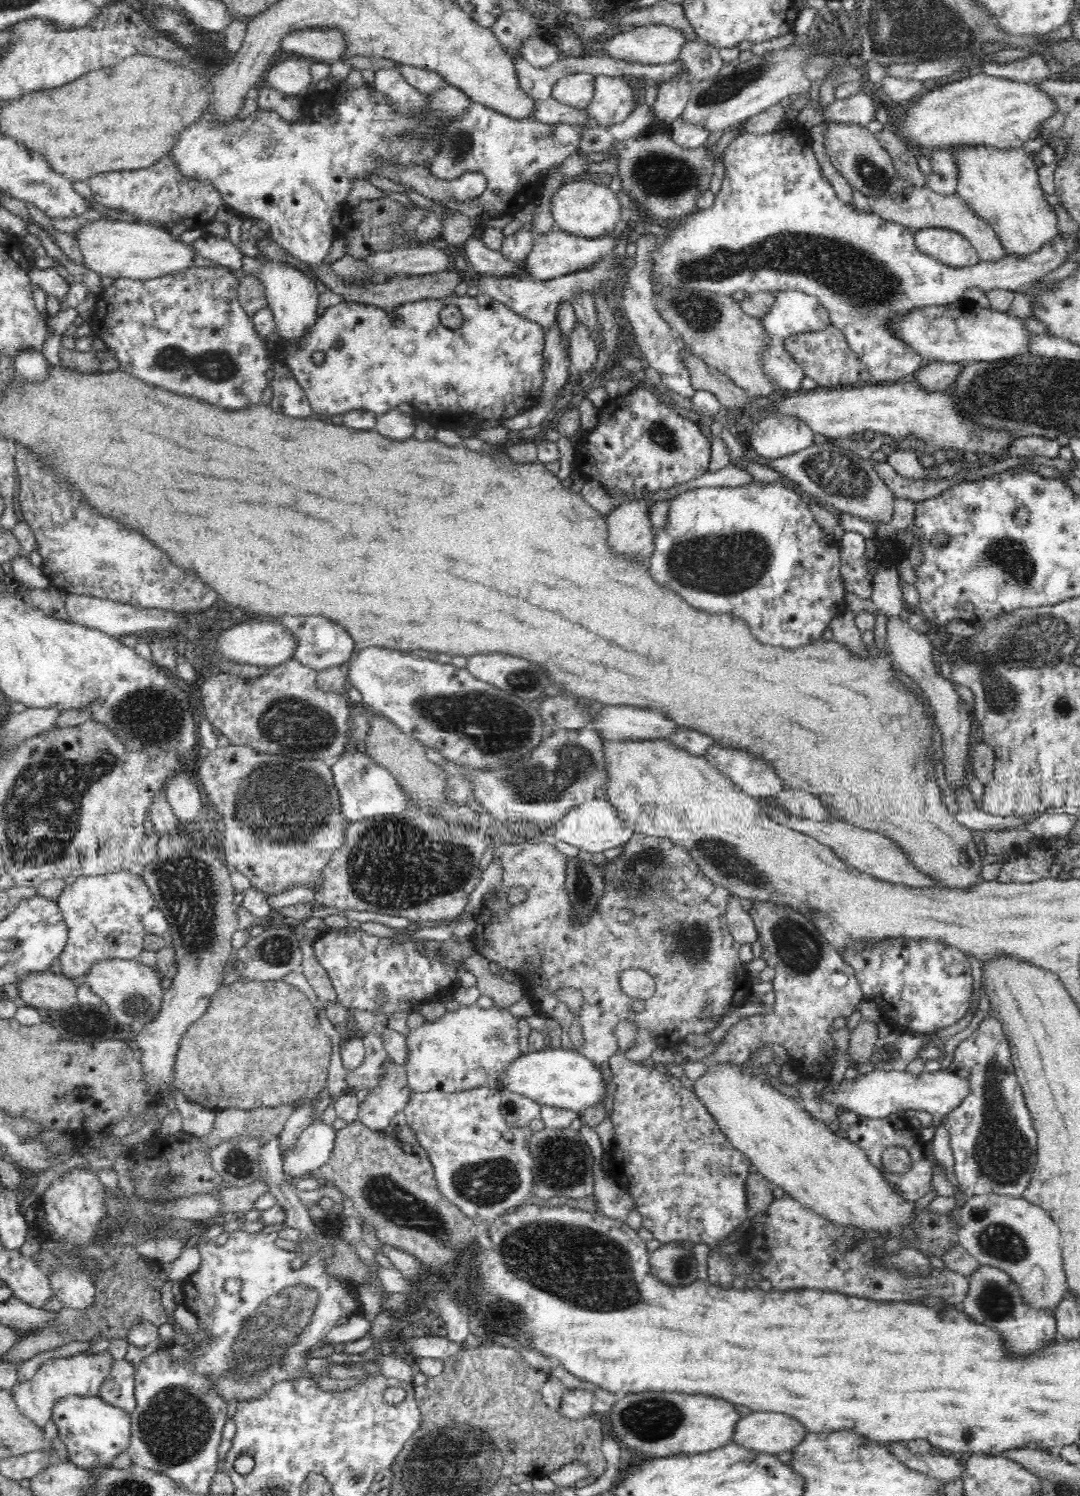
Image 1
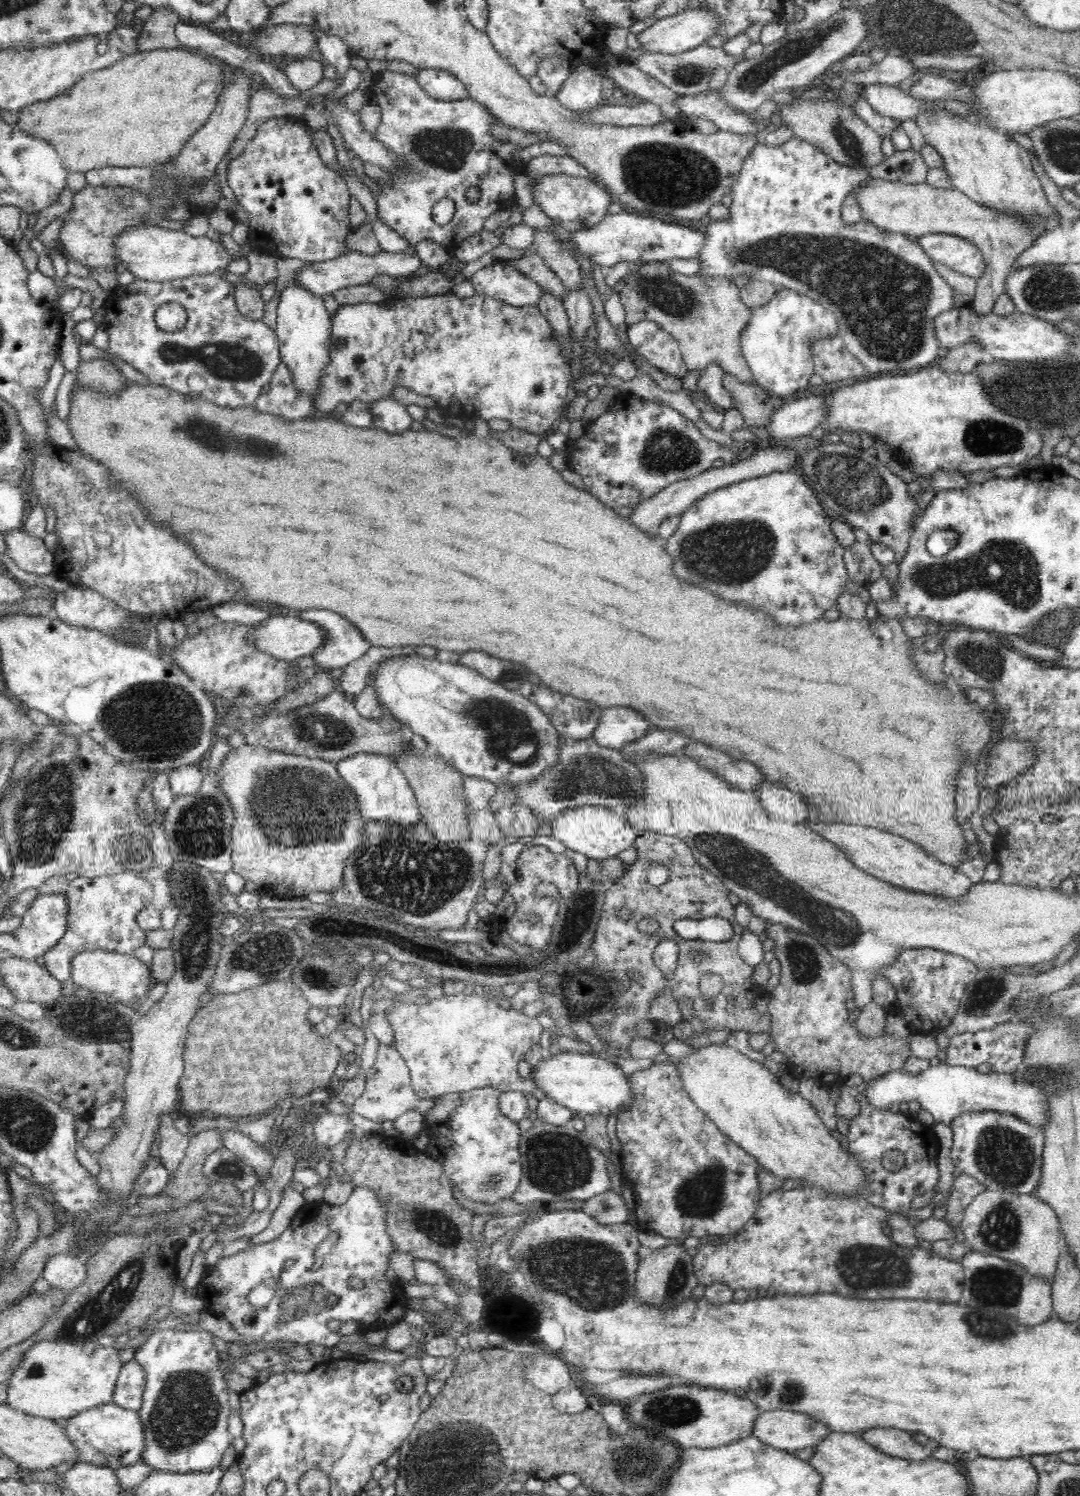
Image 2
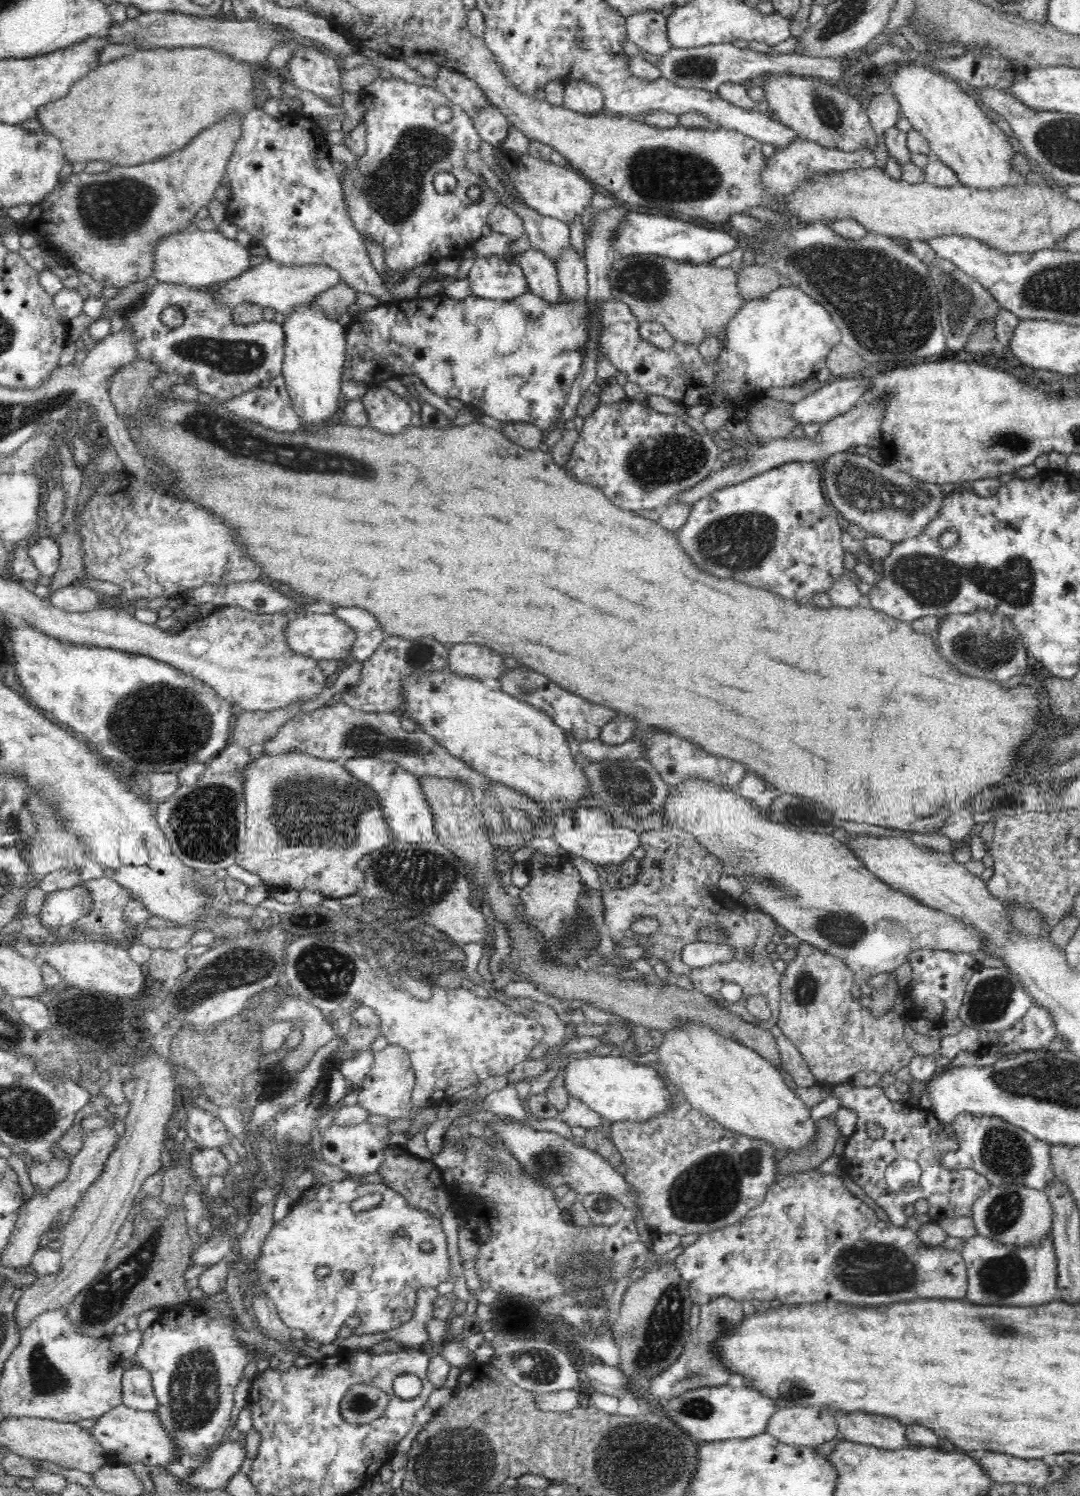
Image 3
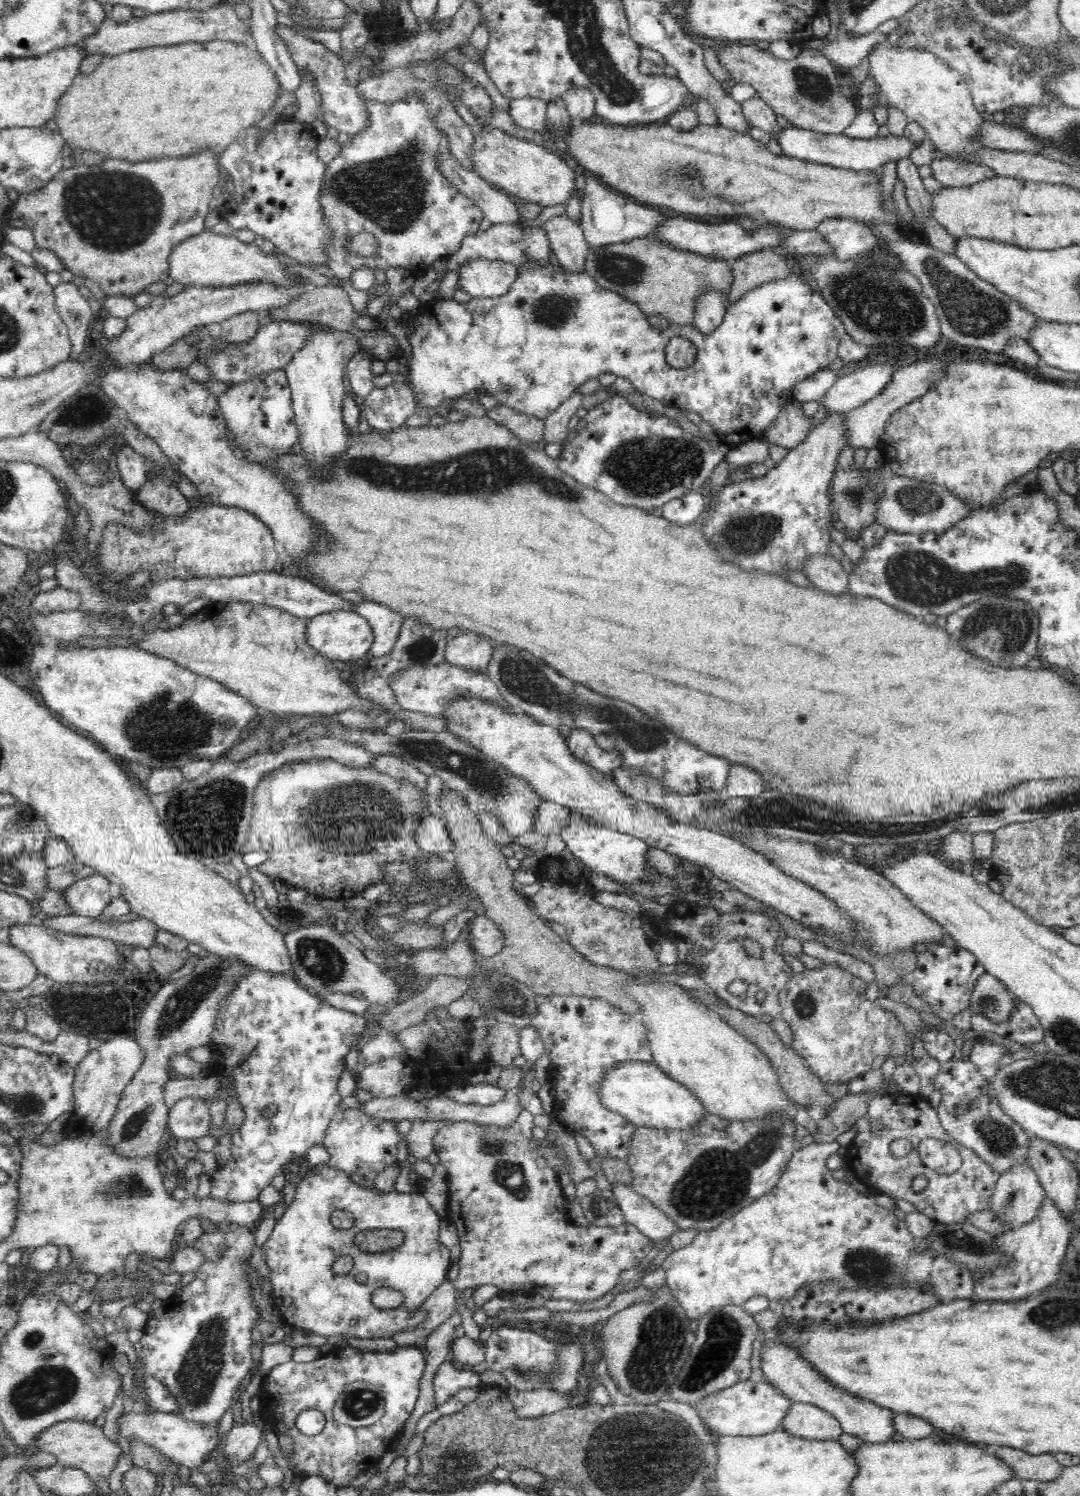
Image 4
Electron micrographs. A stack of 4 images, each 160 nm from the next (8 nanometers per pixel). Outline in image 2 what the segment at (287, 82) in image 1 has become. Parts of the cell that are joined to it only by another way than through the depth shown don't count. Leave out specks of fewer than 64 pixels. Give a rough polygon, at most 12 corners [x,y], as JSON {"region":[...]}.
{"region":[[318,55],[289,62],[284,73],[294,87],[318,86],[324,61]]}

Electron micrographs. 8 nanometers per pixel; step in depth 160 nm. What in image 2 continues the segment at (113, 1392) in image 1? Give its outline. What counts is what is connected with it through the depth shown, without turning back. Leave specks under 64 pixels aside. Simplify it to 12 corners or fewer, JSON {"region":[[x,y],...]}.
{"region":[[134,1359],[119,1372],[113,1402],[139,1411],[147,1376]]}

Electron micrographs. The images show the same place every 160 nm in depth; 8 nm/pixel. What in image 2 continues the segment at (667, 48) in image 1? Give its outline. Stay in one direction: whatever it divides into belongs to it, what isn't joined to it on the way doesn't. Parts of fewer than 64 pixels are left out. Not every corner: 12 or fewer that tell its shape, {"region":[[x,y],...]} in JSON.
{"region":[[692,4],[637,39],[645,52],[678,54],[714,38],[724,19]]}

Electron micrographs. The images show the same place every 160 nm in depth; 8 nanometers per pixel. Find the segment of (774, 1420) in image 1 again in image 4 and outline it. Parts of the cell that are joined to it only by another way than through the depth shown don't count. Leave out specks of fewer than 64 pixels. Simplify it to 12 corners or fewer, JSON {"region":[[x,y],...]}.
{"region":[[792,1404],[781,1428],[807,1439],[838,1439],[831,1412]]}

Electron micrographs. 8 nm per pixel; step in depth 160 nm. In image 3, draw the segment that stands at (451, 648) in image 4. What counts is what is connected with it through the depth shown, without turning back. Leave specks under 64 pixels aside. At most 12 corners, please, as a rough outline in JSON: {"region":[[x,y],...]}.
{"region":[[454,644],[447,670],[497,683],[506,669],[484,644]]}

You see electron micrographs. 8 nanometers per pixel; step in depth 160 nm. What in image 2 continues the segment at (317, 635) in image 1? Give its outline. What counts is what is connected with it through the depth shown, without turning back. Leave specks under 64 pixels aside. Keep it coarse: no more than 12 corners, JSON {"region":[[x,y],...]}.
{"region":[[309,608],[299,618],[329,634],[312,658],[320,667],[344,669],[373,647],[346,616]]}

